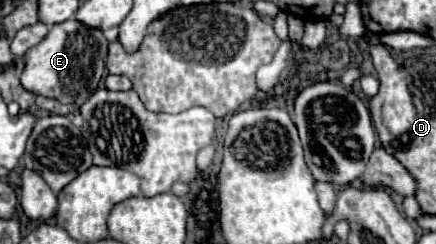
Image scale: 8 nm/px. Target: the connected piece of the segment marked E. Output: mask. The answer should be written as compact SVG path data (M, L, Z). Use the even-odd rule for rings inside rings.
M76 18L54 24L48 36L24 54L24 72L20 76L20 84L34 94L56 98L62 104L82 106L98 88L104 76L106 50L108 40L102 36L100 30L84 26Z

